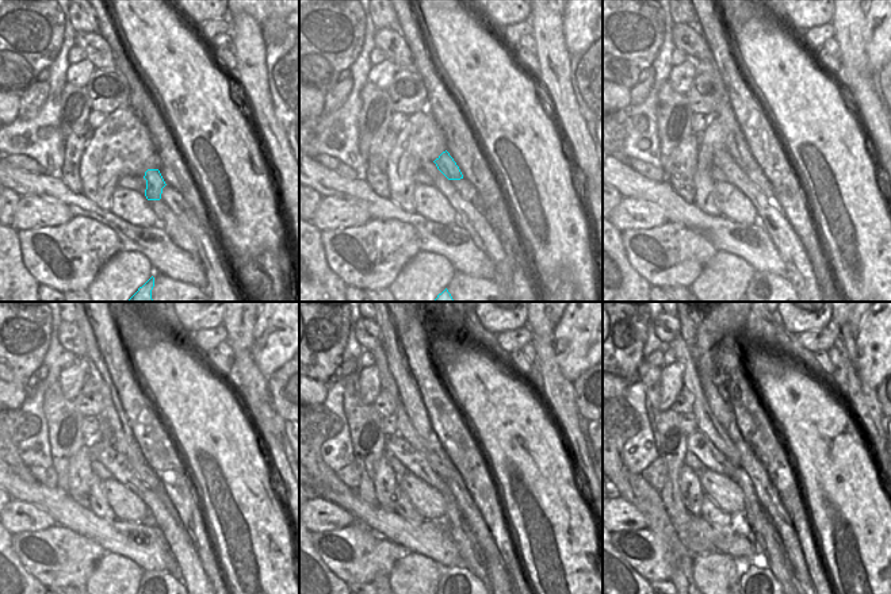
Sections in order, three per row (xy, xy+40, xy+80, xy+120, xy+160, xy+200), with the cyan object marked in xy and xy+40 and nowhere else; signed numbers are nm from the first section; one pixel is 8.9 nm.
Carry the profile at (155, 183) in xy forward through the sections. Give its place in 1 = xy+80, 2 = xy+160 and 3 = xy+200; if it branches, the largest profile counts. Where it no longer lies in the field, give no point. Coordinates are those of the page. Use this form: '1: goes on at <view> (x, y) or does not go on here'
1: goes on at xy+80 (742, 156)
2: goes on at xy+160 (409, 391)
3: goes on at xy+200 (715, 397)

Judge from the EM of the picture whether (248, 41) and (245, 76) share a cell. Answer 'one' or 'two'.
one

